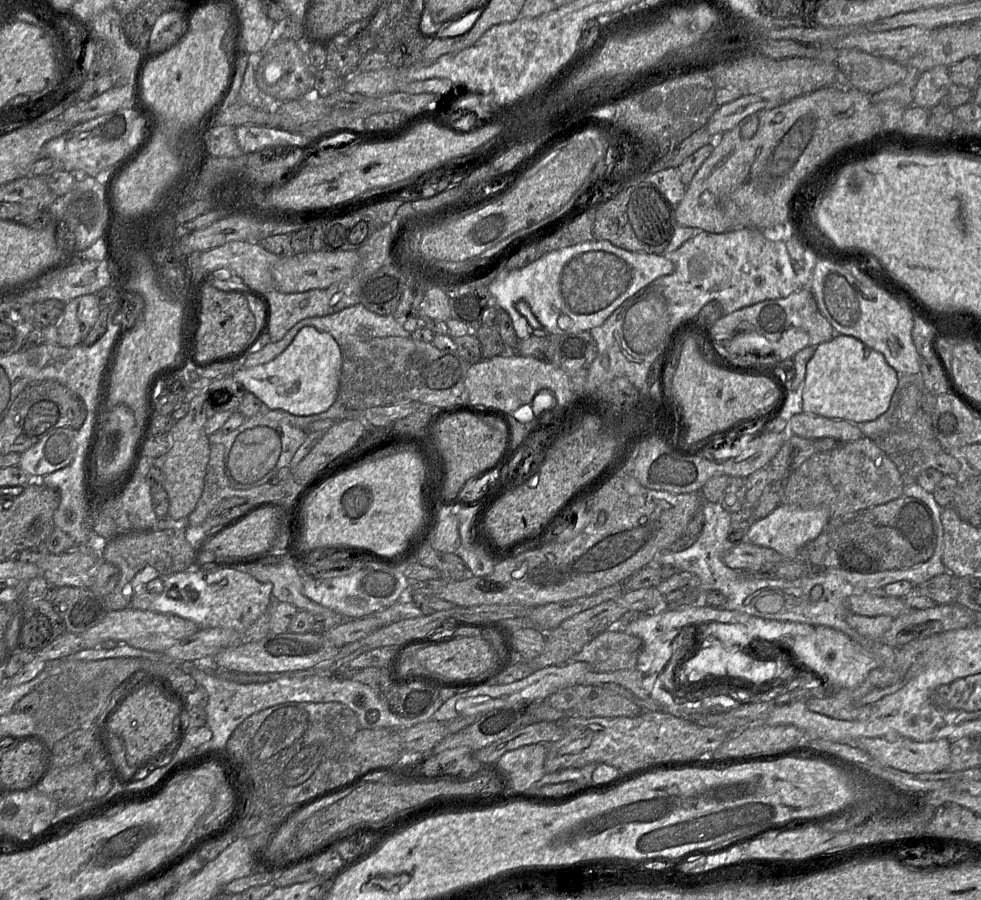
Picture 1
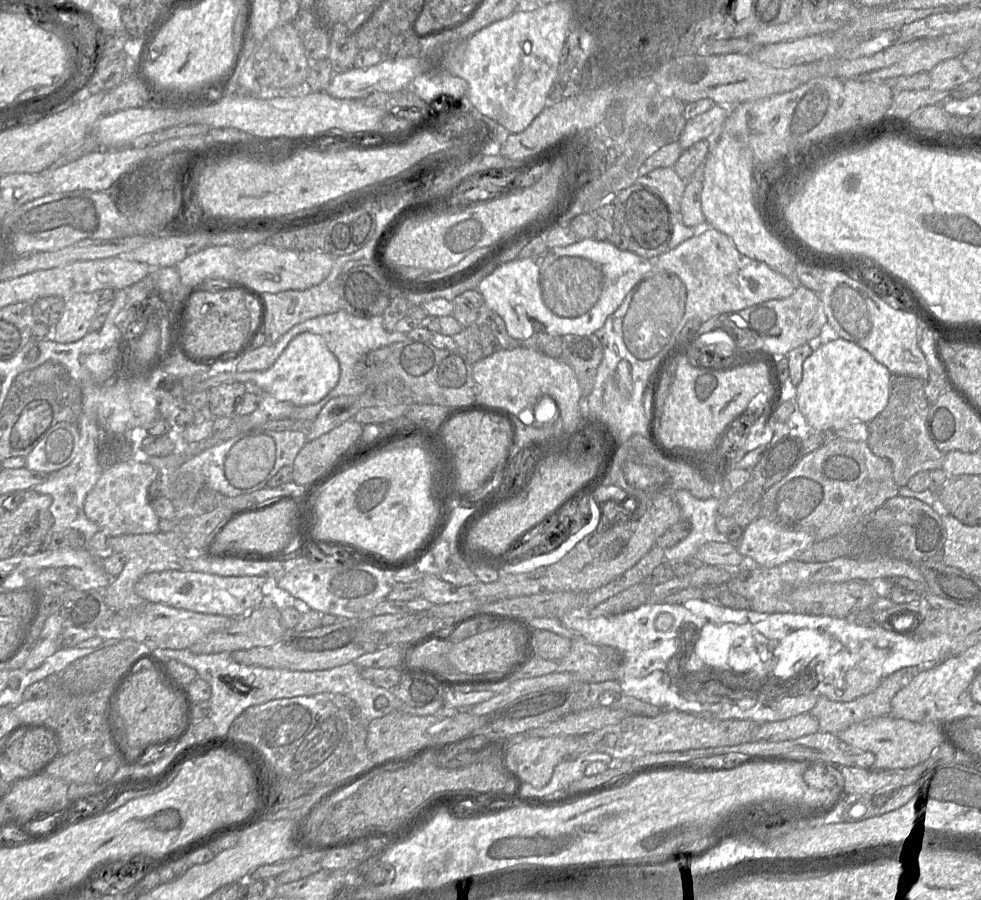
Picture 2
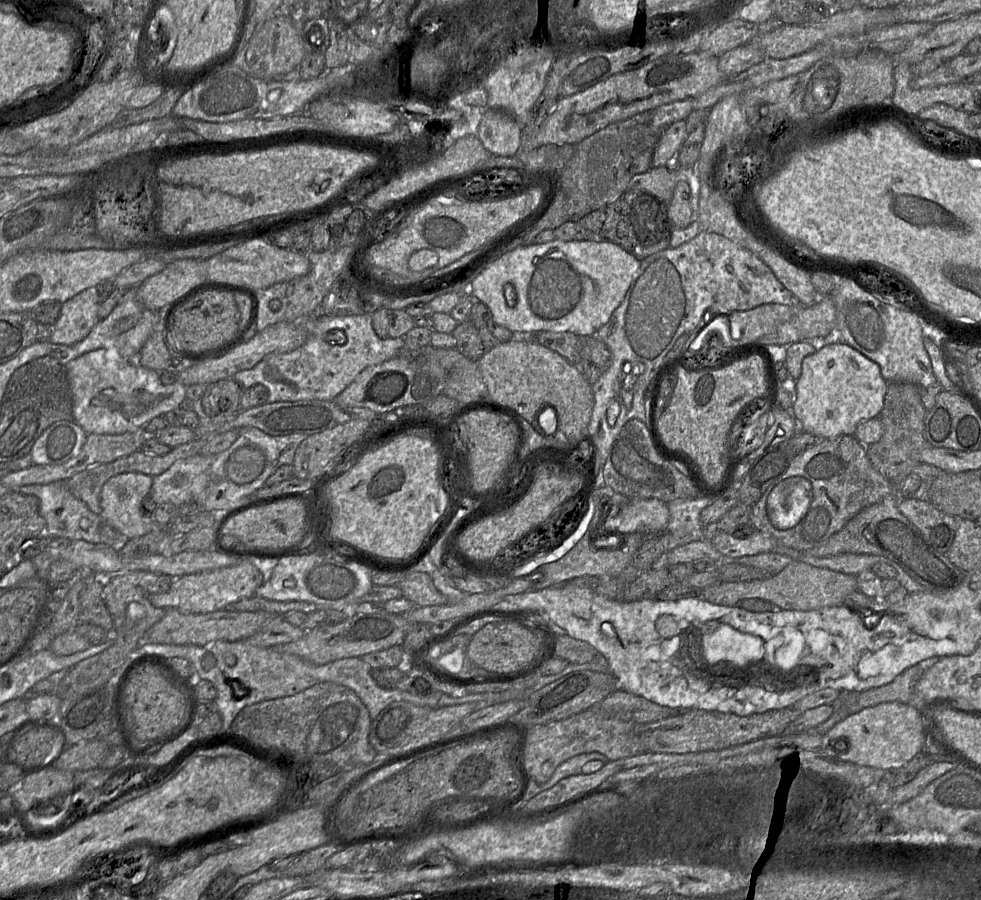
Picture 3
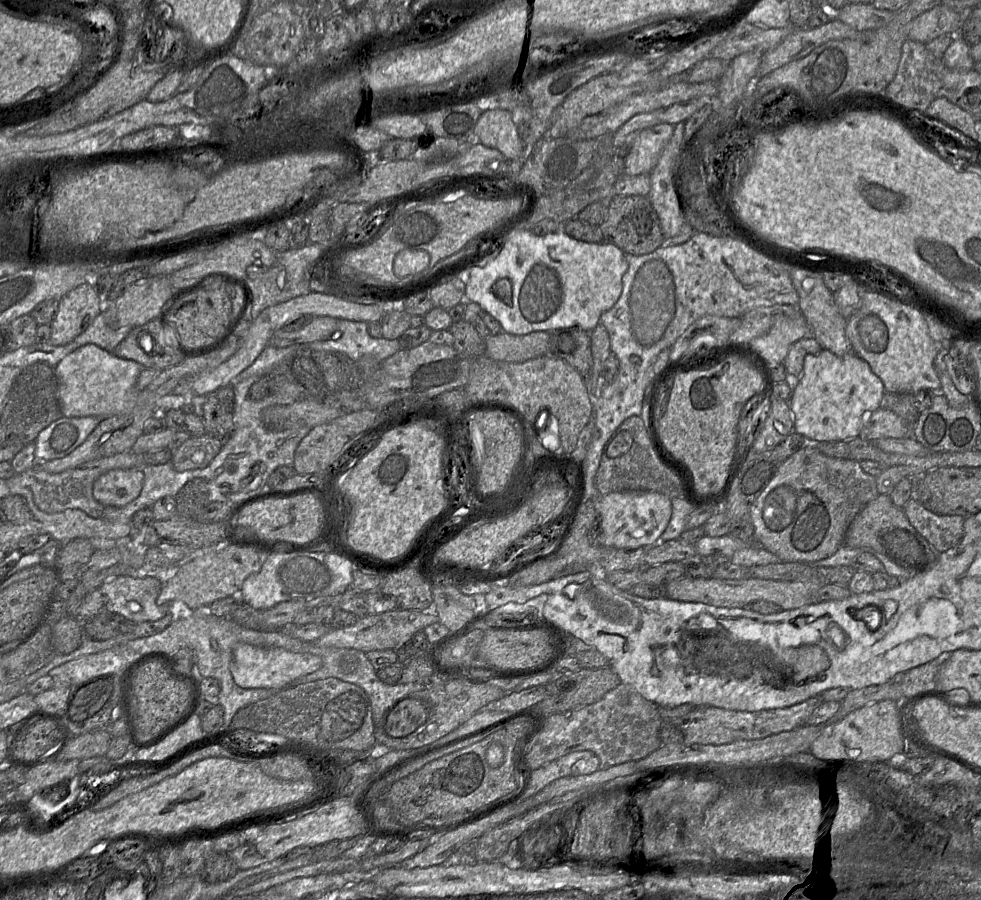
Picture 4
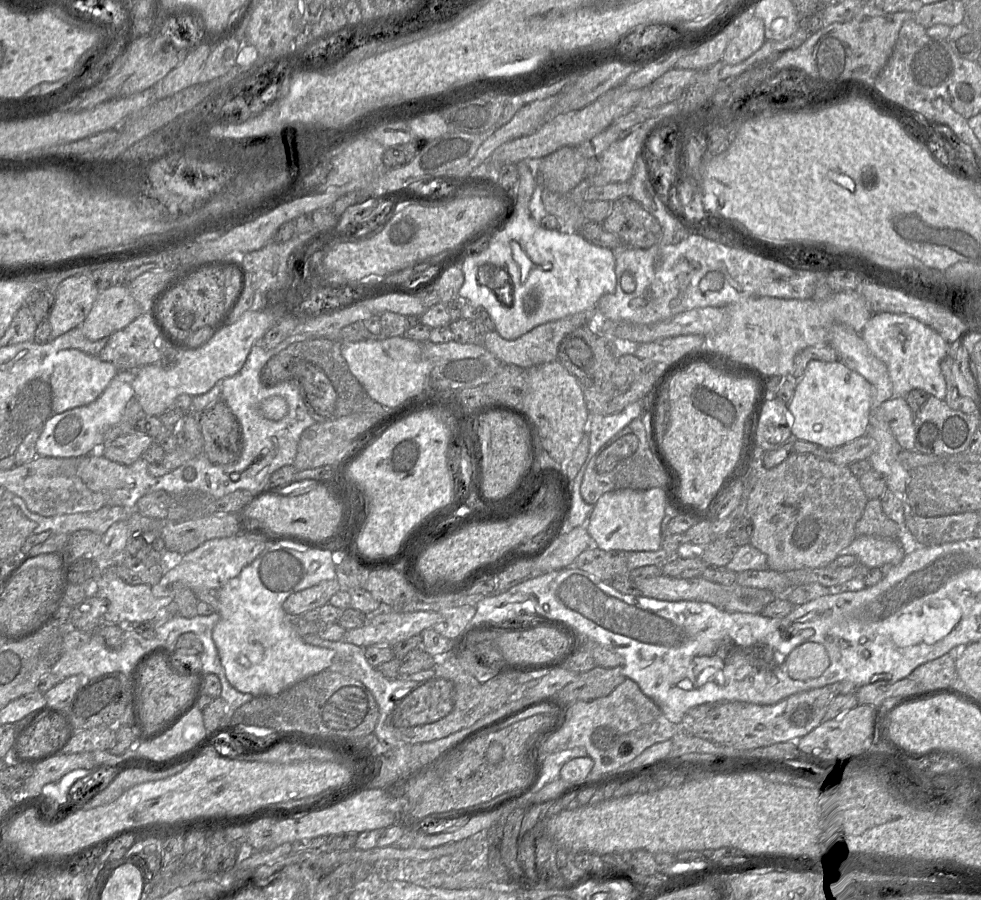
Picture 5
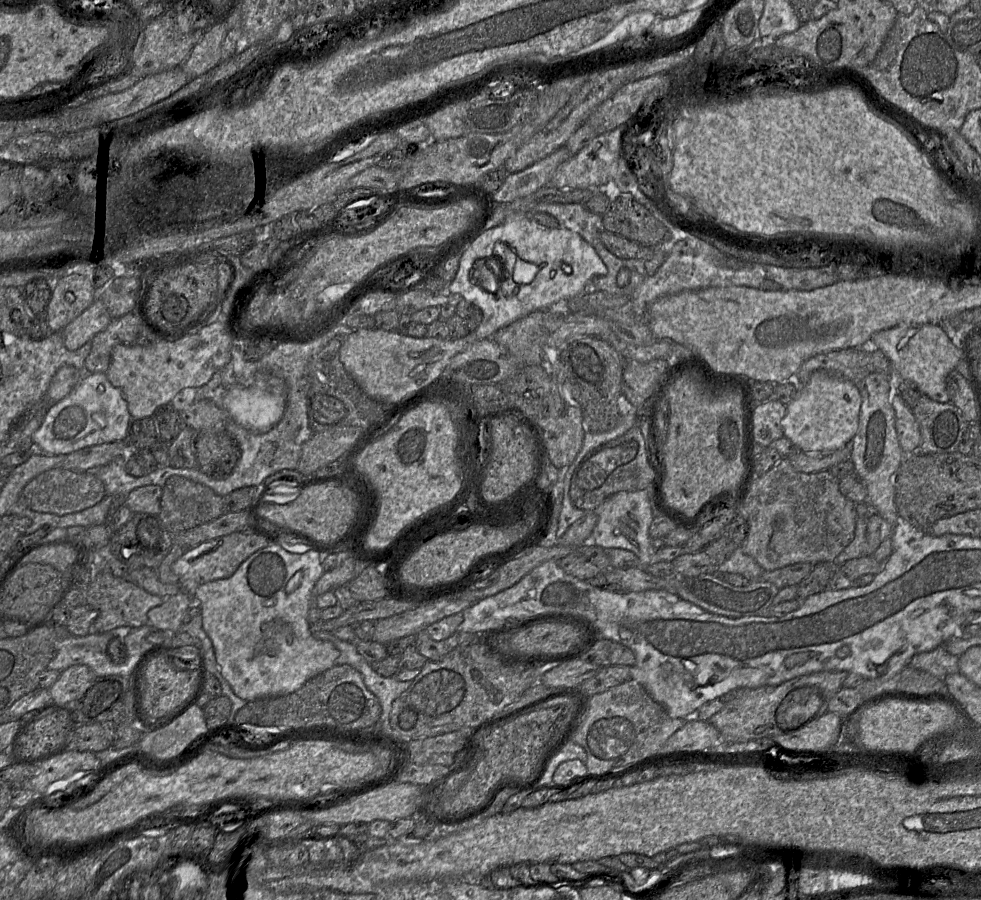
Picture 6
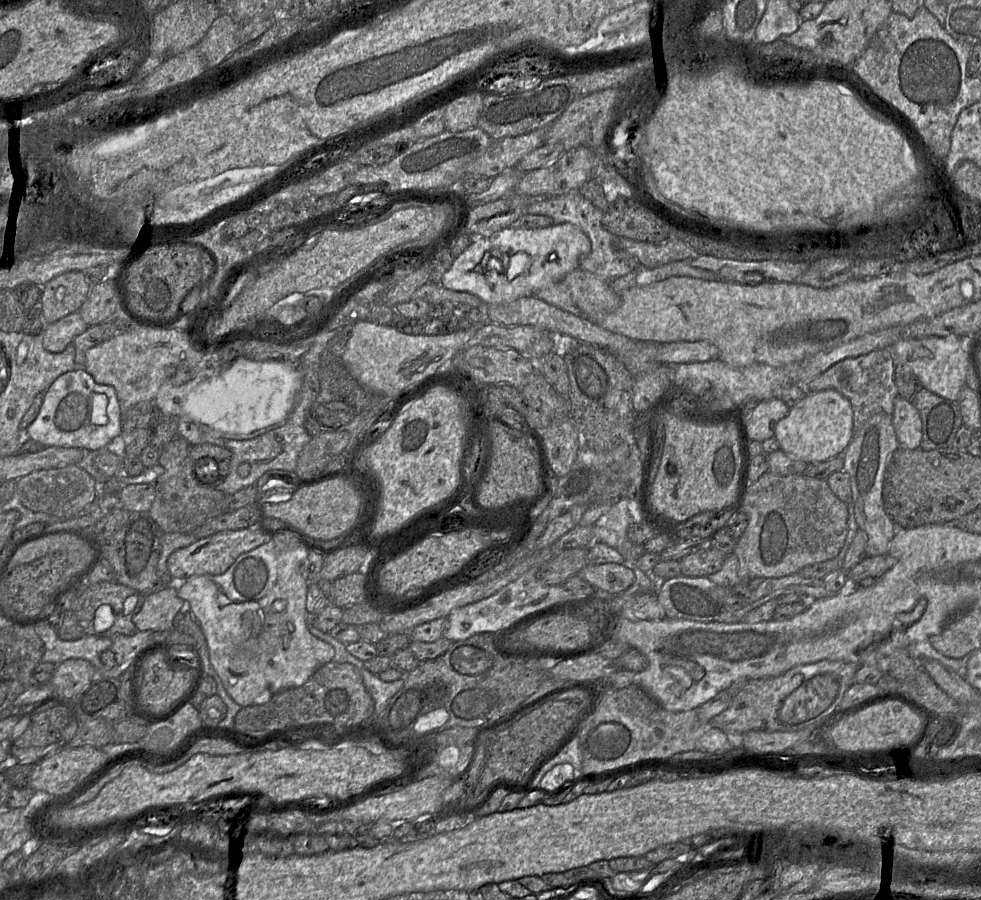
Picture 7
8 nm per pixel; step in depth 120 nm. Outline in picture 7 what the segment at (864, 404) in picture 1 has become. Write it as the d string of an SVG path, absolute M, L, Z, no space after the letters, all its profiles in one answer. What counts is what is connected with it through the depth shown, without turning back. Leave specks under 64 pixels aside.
M827 389L807 394L775 426L774 437L790 457L817 463L843 455L854 436L853 409L840 392Z

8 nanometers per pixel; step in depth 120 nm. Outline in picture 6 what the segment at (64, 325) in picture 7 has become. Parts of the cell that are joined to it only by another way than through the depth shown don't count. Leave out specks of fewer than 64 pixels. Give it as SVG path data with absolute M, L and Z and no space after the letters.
M101 299L94 302L63 330L63 342L68 350L77 350L111 322L112 317Z

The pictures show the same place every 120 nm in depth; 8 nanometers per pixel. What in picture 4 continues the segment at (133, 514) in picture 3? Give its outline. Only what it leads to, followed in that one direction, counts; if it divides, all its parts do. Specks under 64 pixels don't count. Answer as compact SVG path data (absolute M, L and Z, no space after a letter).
M142 468L114 469L95 480L93 496L104 506L122 507L139 496L143 484Z

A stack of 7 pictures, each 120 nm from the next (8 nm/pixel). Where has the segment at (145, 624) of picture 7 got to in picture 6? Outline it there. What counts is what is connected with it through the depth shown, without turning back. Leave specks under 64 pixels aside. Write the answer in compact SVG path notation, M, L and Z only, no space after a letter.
M183 592L162 598L164 602L148 612L146 625L165 632L178 632L184 615L192 606L193 598Z

